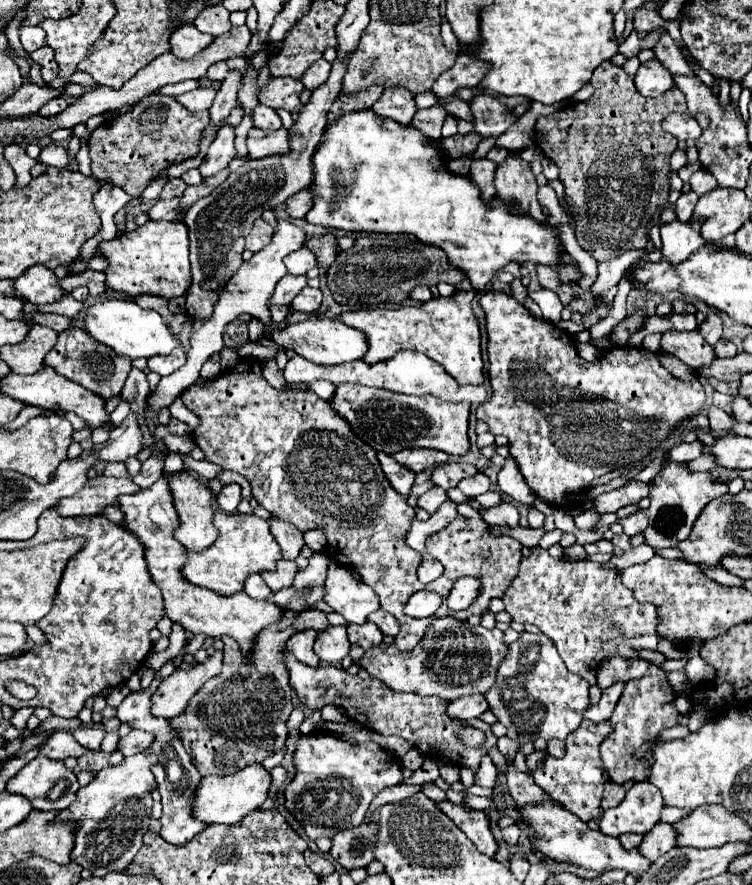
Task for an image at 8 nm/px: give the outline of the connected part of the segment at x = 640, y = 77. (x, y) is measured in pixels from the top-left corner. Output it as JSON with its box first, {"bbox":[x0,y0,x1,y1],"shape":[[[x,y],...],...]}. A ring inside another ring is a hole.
{"bbox":[634,58,672,98],"shape":[[[654,58],[638,68],[634,84],[642,96],[654,98],[672,88],[672,74]]]}

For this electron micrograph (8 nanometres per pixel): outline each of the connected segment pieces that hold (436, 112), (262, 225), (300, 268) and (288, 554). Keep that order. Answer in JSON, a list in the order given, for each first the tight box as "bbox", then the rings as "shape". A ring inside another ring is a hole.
[{"bbox":[410,102,446,142],"shape":[[[438,102],[436,106],[432,108],[426,108],[426,110],[418,110],[410,122],[410,126],[418,128],[424,136],[428,136],[430,140],[438,142],[442,136],[440,136],[440,128],[444,124],[444,116],[446,116],[446,110],[442,108],[442,104]]]},{"bbox":[246,218,274,252],"shape":[[[262,218],[256,220],[256,224],[254,224],[254,228],[252,228],[252,232],[250,232],[248,240],[246,240],[246,250],[260,252],[264,246],[270,244],[272,234],[274,234],[274,230],[272,230],[270,224],[266,224]]]},{"bbox":[284,246,316,276],"shape":[[[302,246],[300,250],[288,254],[284,258],[284,264],[288,268],[288,274],[292,274],[292,276],[304,276],[310,268],[316,266],[316,256],[314,256],[314,252],[310,248]]]},{"bbox":[270,518,304,560],"shape":[[[270,518],[270,532],[276,538],[276,542],[282,546],[282,558],[296,560],[296,556],[300,554],[300,548],[304,546],[302,532],[278,518]]]}]

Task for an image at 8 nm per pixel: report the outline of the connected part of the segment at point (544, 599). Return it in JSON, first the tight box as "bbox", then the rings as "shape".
{"bbox":[504,546,662,684],"shape":[[[536,546],[532,548],[532,554],[522,558],[518,576],[510,582],[506,594],[504,594],[506,612],[512,616],[514,622],[520,624],[534,624],[540,628],[542,634],[546,634],[558,648],[560,658],[564,660],[566,668],[570,672],[576,672],[582,676],[588,684],[596,684],[596,668],[600,662],[604,662],[610,656],[624,656],[624,658],[636,658],[634,648],[650,648],[654,650],[656,644],[662,640],[656,634],[656,608],[652,604],[640,604],[624,588],[620,582],[620,574],[614,570],[604,570],[598,562],[590,560],[576,560],[570,562],[566,558],[552,558],[548,550]]]}

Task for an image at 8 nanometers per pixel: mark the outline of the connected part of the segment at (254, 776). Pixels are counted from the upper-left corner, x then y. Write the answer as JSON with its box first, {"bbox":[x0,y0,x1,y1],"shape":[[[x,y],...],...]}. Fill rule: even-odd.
{"bbox":[192,764,270,824],"shape":[[[250,764],[248,768],[232,774],[232,776],[204,776],[194,790],[192,816],[204,824],[236,824],[248,812],[258,810],[268,798],[270,774],[262,768],[262,764]]]}

